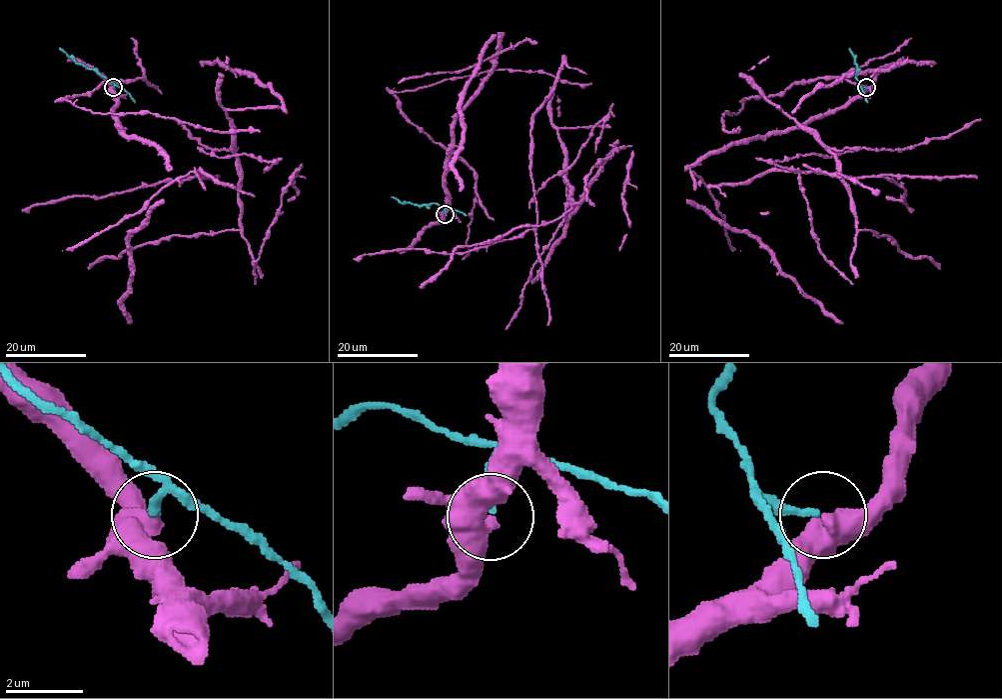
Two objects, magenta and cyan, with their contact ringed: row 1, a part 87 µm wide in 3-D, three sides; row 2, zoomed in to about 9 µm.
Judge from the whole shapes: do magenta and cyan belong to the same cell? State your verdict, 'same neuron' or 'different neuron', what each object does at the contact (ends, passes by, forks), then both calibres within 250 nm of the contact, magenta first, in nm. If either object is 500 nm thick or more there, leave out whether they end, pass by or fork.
different neuron; calibres 550 and 200 nm

